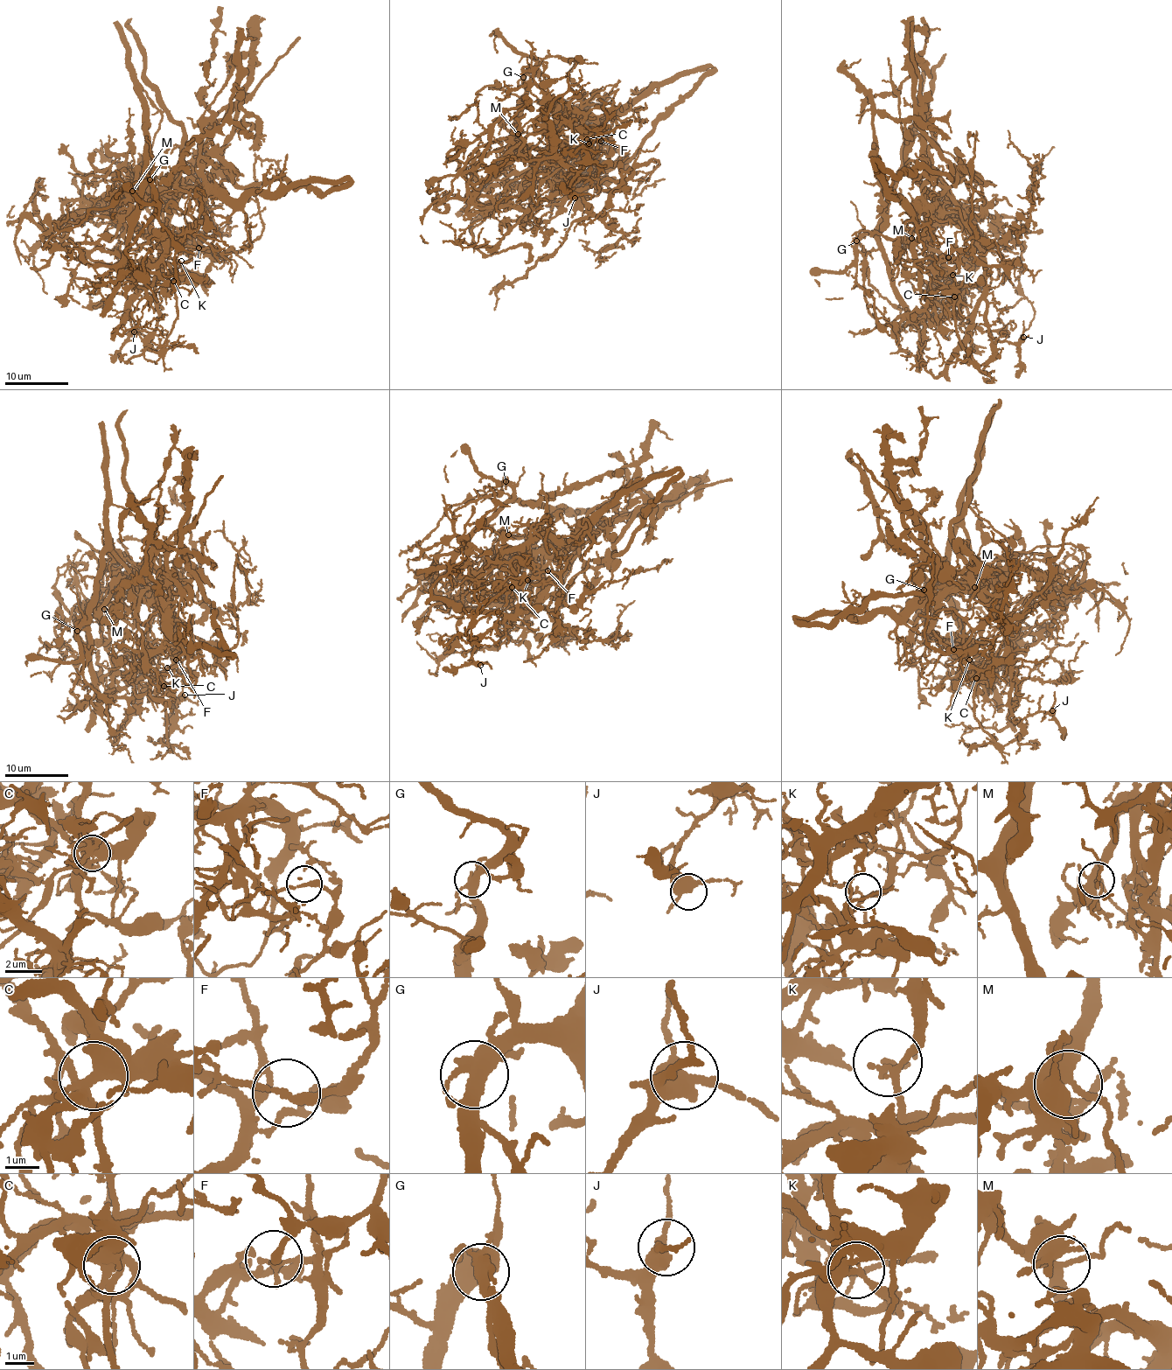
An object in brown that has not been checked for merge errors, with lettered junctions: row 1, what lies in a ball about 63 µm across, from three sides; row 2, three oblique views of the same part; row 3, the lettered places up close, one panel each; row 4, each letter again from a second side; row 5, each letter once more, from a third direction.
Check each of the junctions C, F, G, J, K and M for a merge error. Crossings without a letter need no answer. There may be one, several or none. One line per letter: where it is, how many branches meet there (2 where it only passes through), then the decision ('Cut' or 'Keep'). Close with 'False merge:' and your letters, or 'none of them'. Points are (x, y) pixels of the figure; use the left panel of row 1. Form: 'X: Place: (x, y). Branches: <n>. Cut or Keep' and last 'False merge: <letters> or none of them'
C: Place: (173, 281). Branches: 4. Cut
F: Place: (198, 248). Branches: 2. Cut
G: Place: (149, 179). Branches: 3. Cut
J: Place: (134, 332). Branches: 3. Keep
K: Place: (181, 261). Branches: 3. Keep
M: Place: (132, 191). Branches: 4. Keep
False merge: C, F, G

